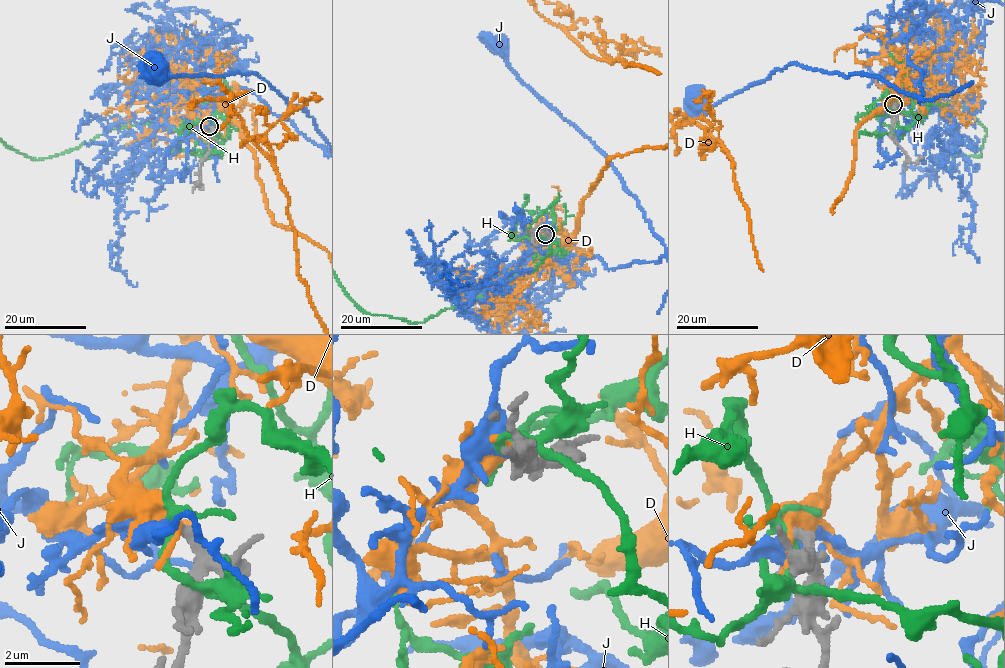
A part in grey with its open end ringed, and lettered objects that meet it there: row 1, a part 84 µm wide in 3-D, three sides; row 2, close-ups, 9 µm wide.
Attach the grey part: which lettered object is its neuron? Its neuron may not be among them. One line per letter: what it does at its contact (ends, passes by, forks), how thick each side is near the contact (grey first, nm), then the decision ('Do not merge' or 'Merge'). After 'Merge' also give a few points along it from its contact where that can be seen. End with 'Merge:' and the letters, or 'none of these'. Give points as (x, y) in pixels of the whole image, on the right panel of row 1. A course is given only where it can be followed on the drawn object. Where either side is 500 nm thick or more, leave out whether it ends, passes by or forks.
D: It passes by. Thickness 280 nm (grey) against 280 nm. Do not merge
H: It forks there. Thickness 280 nm (grey) against 180 nm. Do not merge
J: It forks there. Thickness 280 nm (grey) against 260 nm. Merge. Its course: (893, 104), (934, 107), (923, 58), (906, 55), (919, 103), (795, 64), (697, 101)
Merge: J

